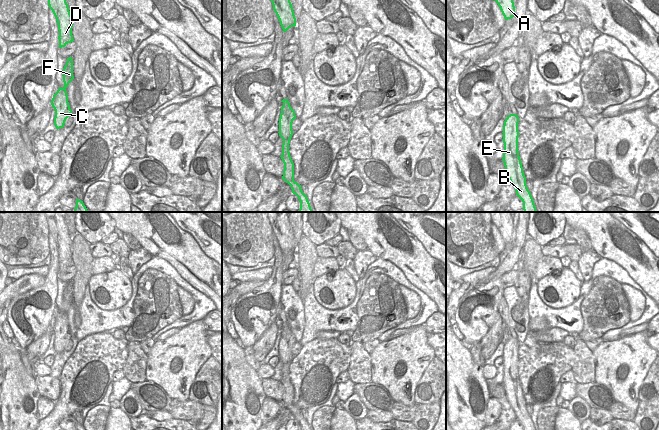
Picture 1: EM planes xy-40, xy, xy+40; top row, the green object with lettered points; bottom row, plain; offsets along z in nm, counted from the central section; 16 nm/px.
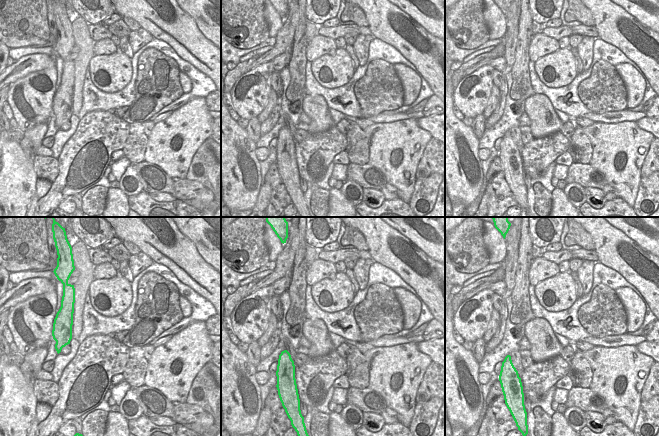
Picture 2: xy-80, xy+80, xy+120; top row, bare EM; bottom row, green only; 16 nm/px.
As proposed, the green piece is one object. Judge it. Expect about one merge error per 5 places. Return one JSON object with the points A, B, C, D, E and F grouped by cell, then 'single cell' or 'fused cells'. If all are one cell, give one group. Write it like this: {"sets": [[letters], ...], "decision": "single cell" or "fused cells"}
{"sets": [["A", "B", "C", "D", "E", "F"]], "decision": "single cell"}

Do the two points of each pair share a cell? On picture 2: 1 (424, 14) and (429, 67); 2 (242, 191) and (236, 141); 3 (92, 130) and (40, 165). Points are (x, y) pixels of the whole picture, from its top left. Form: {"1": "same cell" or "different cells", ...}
{"1": "different cells", "2": "same cell", "3": "different cells"}

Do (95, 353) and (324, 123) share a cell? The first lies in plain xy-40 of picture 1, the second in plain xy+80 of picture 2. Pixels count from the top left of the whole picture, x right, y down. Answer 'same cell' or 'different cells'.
different cells

